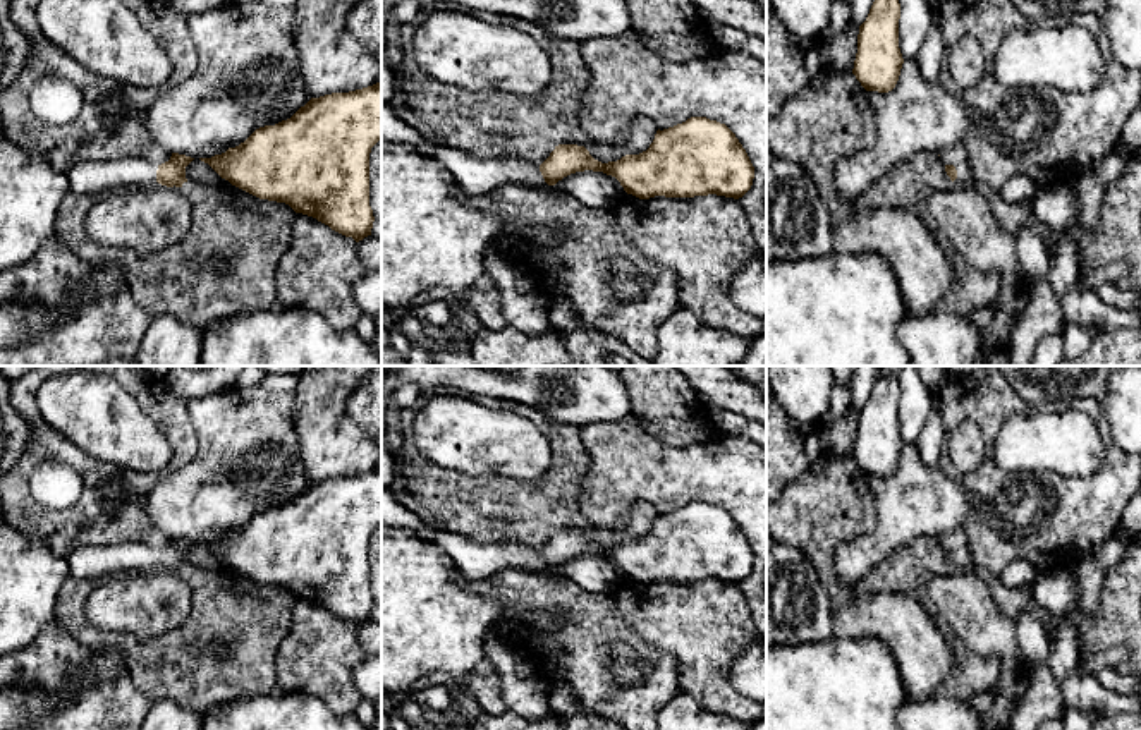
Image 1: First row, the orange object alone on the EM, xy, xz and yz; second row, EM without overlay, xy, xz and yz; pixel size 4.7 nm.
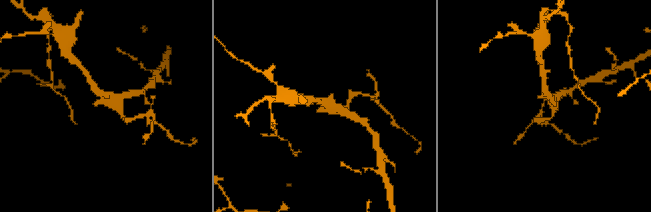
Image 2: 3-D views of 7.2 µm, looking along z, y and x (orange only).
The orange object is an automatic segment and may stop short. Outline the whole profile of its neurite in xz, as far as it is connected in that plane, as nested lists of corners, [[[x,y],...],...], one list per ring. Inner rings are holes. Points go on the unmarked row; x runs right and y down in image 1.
[[[381,488],[381,526],[406,527],[438,544],[469,579],[490,579],[507,567],[555,570],[570,558],[593,555],[615,562],[627,579],[639,584],[708,579],[739,584],[754,563],[754,551],[735,519],[706,502],[691,502],[674,512],[658,514],[646,536],[608,548],[595,544],[577,529],[555,531],[541,550],[512,541],[474,543],[426,526],[395,500],[390,488]]]

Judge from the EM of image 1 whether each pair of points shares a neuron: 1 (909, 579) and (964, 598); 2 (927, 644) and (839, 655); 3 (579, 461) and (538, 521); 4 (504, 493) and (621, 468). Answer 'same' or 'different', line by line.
1: different
2: different
3: same
4: different

